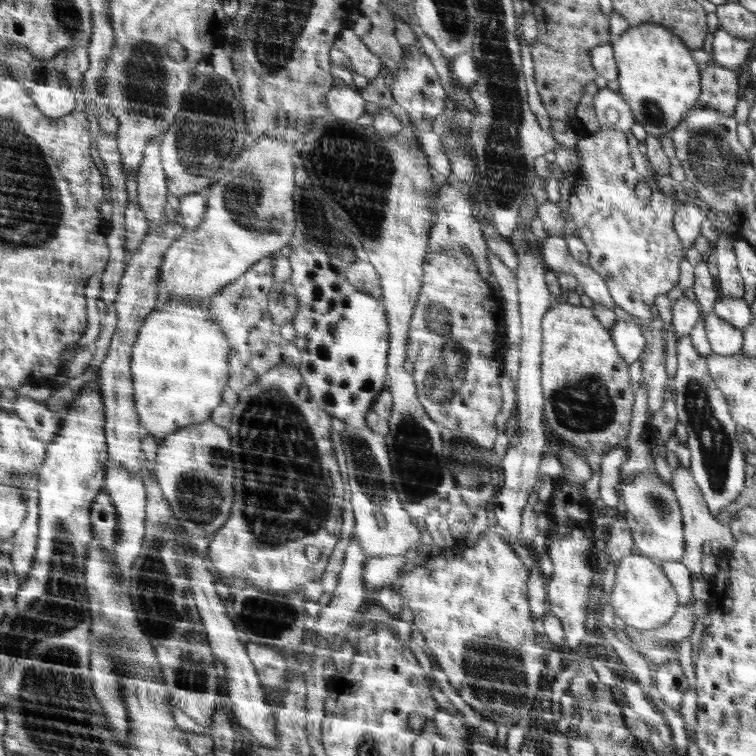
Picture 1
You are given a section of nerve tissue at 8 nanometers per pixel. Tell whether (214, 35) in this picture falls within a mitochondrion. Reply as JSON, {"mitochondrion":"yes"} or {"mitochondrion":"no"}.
{"mitochondrion":"no"}

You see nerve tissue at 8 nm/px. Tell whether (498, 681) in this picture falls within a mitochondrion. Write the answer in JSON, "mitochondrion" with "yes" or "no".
{"mitochondrion":"yes"}

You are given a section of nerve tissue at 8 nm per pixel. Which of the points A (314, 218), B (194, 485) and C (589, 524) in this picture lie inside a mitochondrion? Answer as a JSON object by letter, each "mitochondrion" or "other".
{"A":"mitochondrion","B":"mitochondrion","C":"other"}

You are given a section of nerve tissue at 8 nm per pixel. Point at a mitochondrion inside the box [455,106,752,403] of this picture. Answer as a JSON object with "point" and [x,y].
{"point":[714,165]}

